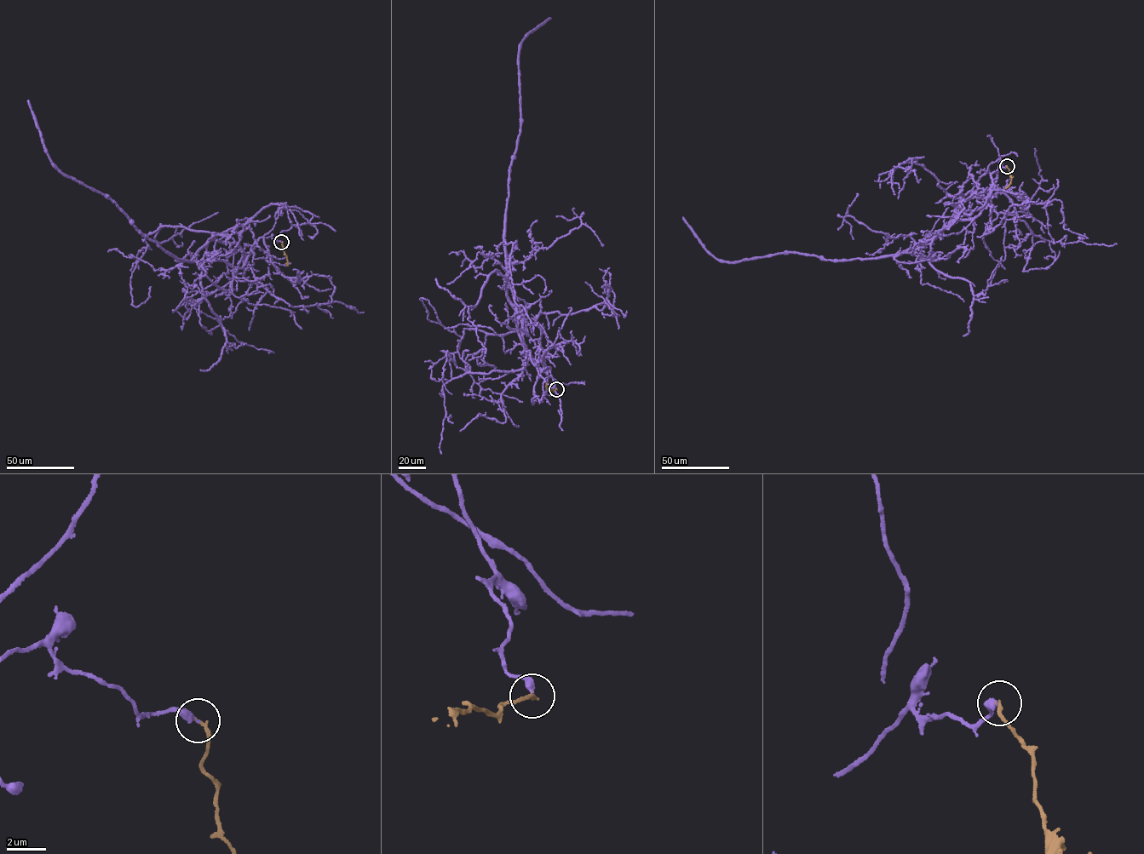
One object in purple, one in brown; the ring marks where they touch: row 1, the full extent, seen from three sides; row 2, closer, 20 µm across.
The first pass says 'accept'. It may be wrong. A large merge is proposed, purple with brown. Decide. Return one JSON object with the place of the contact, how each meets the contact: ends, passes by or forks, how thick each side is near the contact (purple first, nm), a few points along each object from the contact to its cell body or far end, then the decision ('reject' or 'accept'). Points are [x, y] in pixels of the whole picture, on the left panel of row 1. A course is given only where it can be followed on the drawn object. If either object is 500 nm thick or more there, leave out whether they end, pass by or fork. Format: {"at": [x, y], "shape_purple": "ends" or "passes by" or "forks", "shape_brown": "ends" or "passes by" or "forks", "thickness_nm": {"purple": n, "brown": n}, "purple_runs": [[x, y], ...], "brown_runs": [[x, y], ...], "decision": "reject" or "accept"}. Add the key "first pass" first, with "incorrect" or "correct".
{"first pass": "correct", "at": [281, 242], "shape_purple": "ends", "shape_brown": "ends", "thickness_nm": {"purple": 320, "brown": 180}, "purple_runs": [[281, 242], [260, 237], [240, 267], [221, 260], [175, 256], [136, 230], [114, 201], [54, 167], [27, 100]], "brown_runs": [[281, 242], [287, 265]], "decision": "accept"}

